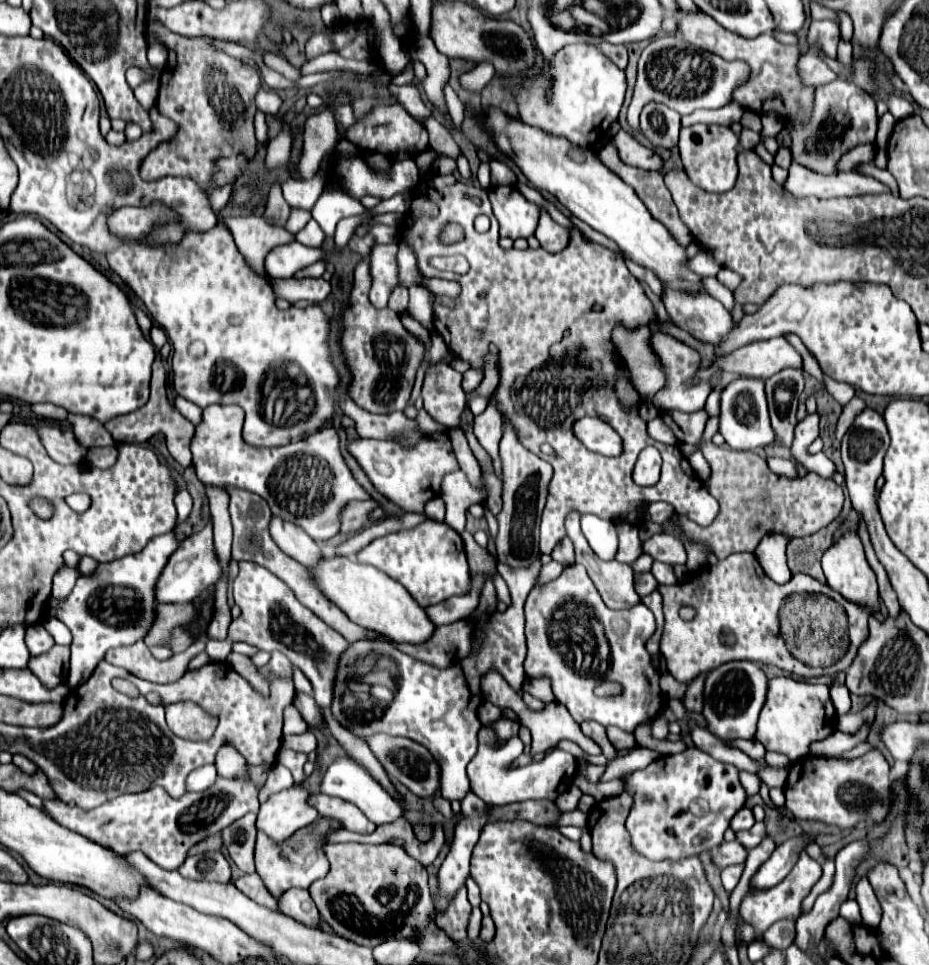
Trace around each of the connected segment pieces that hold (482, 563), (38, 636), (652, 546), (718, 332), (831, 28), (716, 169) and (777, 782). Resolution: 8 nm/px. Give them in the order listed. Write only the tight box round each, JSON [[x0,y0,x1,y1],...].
[[461,532,495,574],[25,624,55,656],[643,534,687,564],[663,288,737,348],[809,20,841,58],[679,124,739,192],[758,767,788,787]]

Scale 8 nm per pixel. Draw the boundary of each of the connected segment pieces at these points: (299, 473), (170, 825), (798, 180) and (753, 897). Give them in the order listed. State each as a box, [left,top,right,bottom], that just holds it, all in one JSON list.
[[191,406,371,542],[43,766,267,870],[785,162,889,198],[739,852,821,932]]

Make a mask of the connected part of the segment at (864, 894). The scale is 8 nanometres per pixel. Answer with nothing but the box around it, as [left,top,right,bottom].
[855,878,881,928]

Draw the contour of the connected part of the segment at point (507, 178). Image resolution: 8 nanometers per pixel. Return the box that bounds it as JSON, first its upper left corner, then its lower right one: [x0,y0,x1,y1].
[489,158,515,184]

